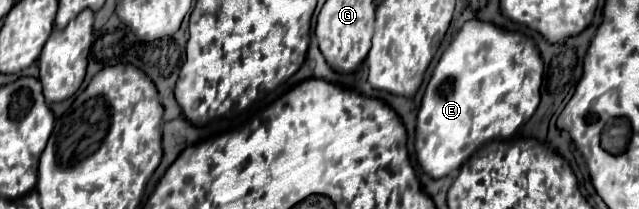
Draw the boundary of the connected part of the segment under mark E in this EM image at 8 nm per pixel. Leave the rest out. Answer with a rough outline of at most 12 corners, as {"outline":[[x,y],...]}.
{"outline":[[465,22],[417,114],[423,172],[443,178],[537,110],[527,36]]}

